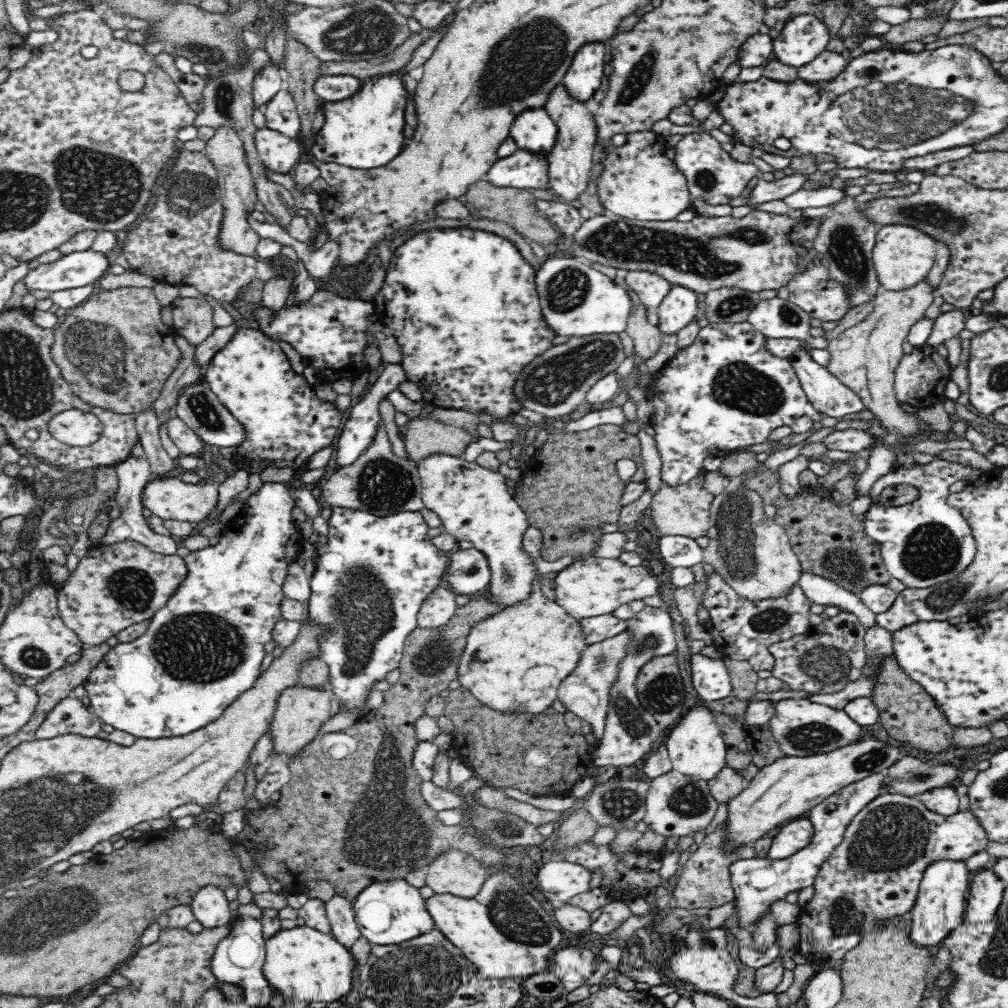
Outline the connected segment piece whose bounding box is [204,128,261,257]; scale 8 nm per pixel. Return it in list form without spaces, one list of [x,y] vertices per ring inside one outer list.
[[[218,128],[214,136],[206,141],[204,151],[217,169],[217,186],[223,208],[217,247],[220,250],[231,250],[237,255],[257,257],[257,244],[261,236],[250,226],[248,216],[256,210],[259,197],[254,173],[250,171],[250,165],[246,160],[244,143],[231,128]]]

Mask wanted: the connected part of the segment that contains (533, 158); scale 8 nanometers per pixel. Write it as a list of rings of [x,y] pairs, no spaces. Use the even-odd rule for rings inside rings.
[[[519,148],[512,156],[498,159],[484,179],[498,187],[549,190],[548,159],[542,153]]]

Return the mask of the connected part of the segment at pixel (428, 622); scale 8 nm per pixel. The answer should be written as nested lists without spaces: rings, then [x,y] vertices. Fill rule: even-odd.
[[[435,588],[424,600],[418,612],[418,626],[437,627],[446,624],[459,607],[454,589]]]

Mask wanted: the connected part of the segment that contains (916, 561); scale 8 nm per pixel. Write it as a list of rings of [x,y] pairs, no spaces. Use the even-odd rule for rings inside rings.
[[[934,457],[928,464],[914,464],[910,468],[905,468],[896,461],[894,468],[888,470],[882,478],[878,478],[869,491],[869,509],[863,514],[864,533],[868,539],[880,545],[881,557],[883,558],[886,570],[892,578],[898,578],[912,588],[926,588],[959,575],[968,566],[976,554],[976,540],[973,538],[968,521],[962,513],[948,504],[950,491],[948,488],[958,482],[958,480],[974,481],[983,474],[982,470],[962,464],[962,462],[952,462],[952,460],[941,460]],[[903,484],[910,485],[918,489],[920,496],[912,504],[886,505],[880,501],[880,494],[890,485]]]

